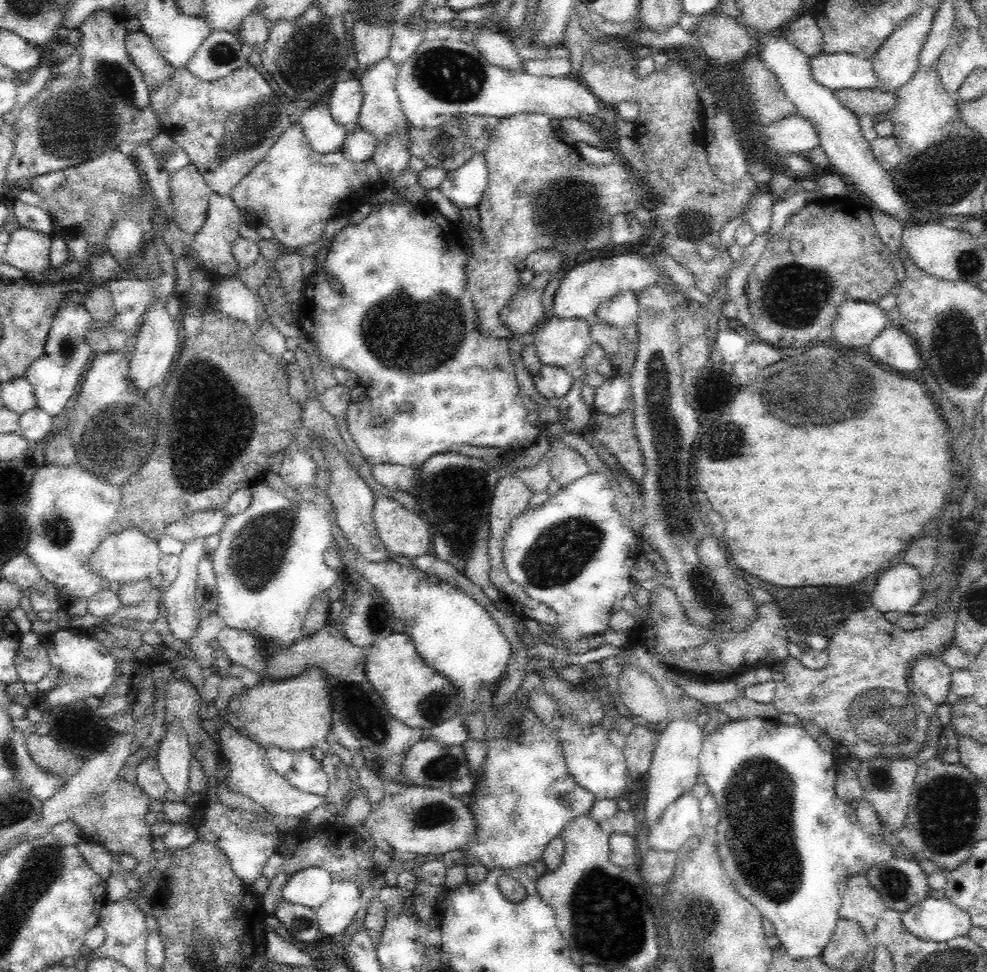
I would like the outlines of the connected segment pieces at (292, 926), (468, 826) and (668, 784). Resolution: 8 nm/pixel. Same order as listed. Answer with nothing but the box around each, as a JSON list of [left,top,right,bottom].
[[275,899,322,942],[365,781,476,857],[645,719,703,829]]

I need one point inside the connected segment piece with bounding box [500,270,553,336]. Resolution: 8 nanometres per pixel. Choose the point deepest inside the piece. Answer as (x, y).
(523, 313)

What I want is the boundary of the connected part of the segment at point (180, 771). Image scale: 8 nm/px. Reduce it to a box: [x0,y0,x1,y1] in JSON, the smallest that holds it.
[153,725,193,798]

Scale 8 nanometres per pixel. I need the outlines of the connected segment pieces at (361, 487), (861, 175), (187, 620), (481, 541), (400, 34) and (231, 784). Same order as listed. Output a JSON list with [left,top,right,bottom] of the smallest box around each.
[[327,446,409,565],[756,33,912,226],[162,540,209,642],[416,451,506,604],[388,24,424,66],[220,723,323,816]]

